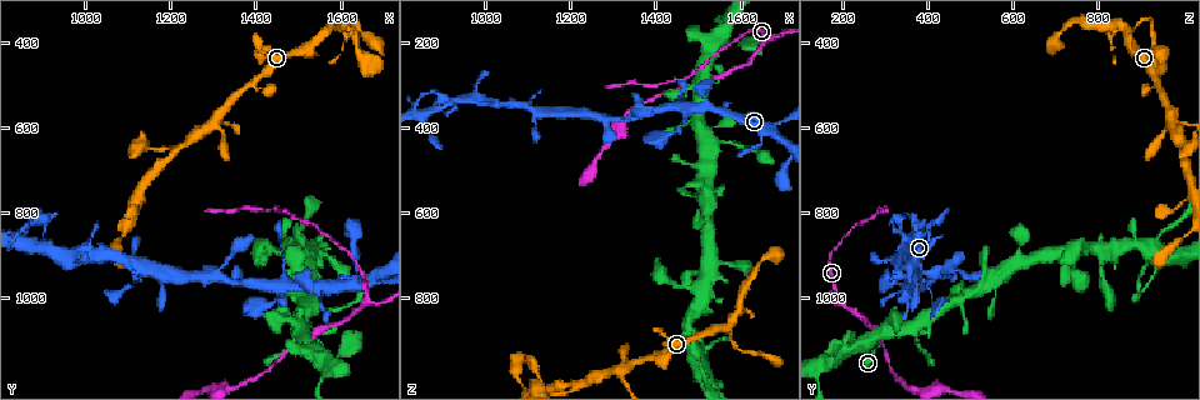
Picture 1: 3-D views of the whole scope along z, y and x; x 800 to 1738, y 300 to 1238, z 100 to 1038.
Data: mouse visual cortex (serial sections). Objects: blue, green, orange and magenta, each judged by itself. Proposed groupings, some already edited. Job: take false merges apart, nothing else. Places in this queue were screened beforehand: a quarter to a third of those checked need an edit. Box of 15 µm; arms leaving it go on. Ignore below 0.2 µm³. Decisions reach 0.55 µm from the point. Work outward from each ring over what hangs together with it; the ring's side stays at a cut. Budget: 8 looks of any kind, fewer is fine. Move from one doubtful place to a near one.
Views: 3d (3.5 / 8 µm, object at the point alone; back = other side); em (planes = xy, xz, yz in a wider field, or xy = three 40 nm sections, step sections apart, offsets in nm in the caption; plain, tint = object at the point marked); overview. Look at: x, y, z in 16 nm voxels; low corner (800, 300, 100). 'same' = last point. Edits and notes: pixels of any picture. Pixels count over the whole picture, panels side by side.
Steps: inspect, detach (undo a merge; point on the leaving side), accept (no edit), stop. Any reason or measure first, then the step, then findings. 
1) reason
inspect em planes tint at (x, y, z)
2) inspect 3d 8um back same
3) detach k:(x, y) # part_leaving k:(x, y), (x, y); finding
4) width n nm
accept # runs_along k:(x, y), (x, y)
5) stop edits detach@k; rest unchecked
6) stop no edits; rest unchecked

sharp bend
inspect 3d 3.5um at (1630, 965, 390)

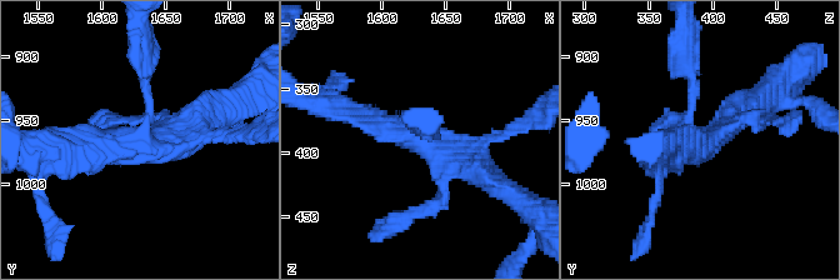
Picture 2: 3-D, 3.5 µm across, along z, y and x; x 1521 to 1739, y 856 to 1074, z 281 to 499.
shape alone is not enough
inspect em xy step 2 tint at (1626, 966, 388)

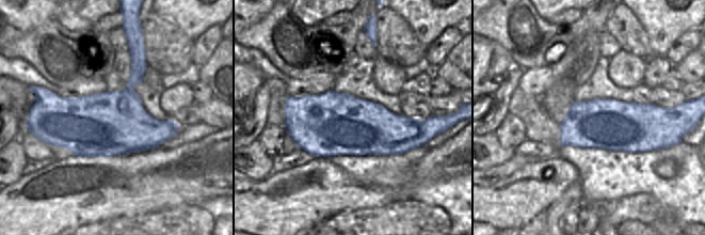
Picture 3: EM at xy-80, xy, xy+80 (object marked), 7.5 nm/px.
accept # runs_along 2:(143, 63), (143, 131), (63, 146); all the same cell

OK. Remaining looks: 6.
a fork
inspect 3d 8um at (1490, 970, 350)

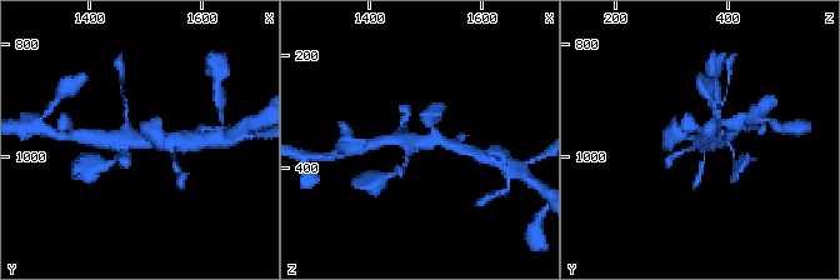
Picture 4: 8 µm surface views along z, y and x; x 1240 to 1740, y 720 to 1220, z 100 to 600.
inspect em xy step 1 tint at (1480, 970, 350)

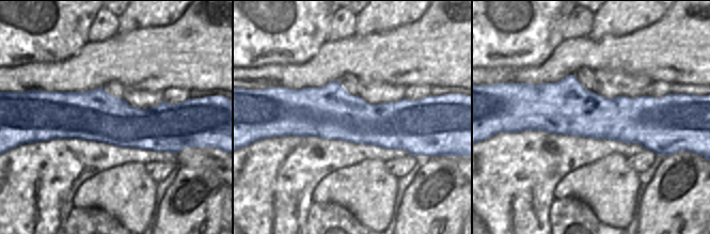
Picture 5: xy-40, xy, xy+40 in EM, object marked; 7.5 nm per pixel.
accept # runs_along 5:(282, 111), (423, 128); one cell here

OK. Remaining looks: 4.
abrupt turn
inspect 3d 8um at (1665, 1005, 190)

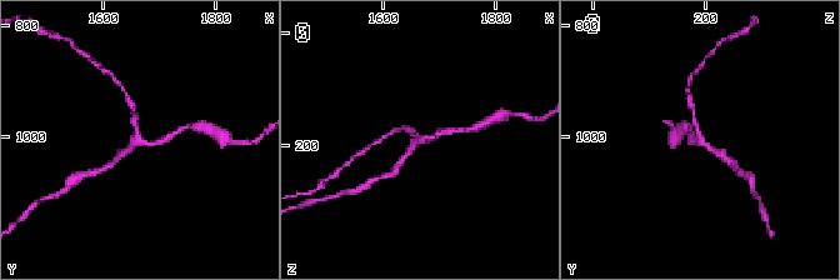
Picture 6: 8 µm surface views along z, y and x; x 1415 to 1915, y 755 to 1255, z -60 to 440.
shape alone is not enough
inspect em xy step 3 tint at (1665, 1010, 185)

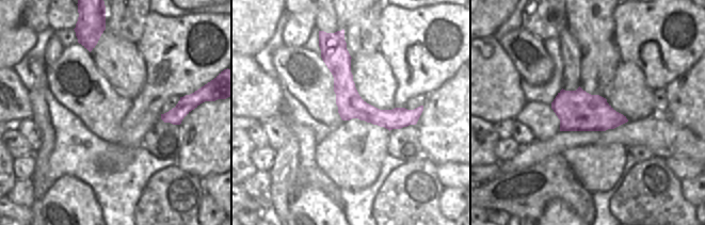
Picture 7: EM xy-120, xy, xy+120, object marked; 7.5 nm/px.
accept # runs_along 6:(691, 106), (699, 139), (725, 159); one cell here

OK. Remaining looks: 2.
stop no edits; rest unchecked

